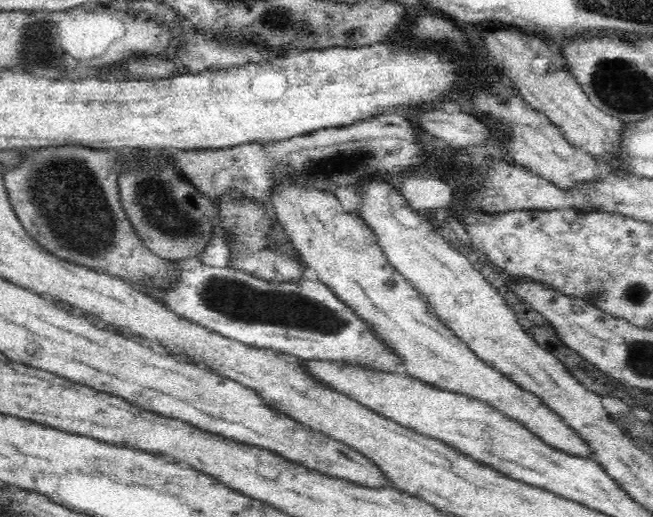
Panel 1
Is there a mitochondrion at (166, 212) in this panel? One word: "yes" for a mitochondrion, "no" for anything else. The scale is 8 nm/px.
yes

